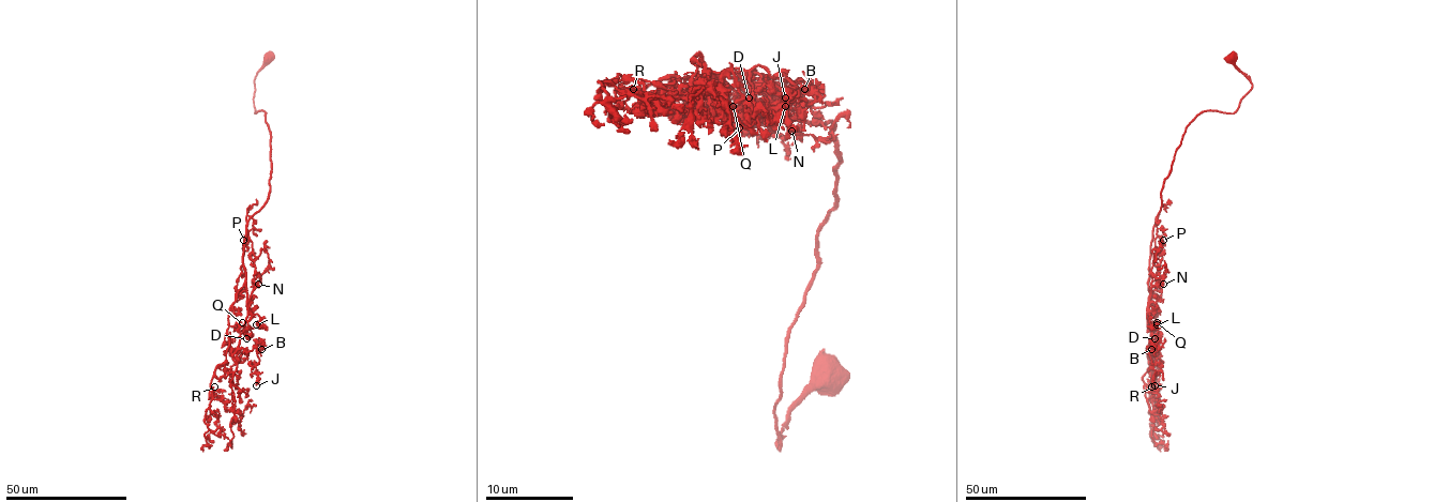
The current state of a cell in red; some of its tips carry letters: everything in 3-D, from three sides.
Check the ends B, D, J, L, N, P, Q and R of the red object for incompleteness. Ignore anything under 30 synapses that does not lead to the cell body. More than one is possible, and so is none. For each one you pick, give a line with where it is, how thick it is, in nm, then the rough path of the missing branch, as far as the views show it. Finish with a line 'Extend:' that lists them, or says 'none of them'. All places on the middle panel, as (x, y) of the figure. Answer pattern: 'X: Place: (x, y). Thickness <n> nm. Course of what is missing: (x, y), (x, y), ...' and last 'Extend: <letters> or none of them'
Extend: none of them

